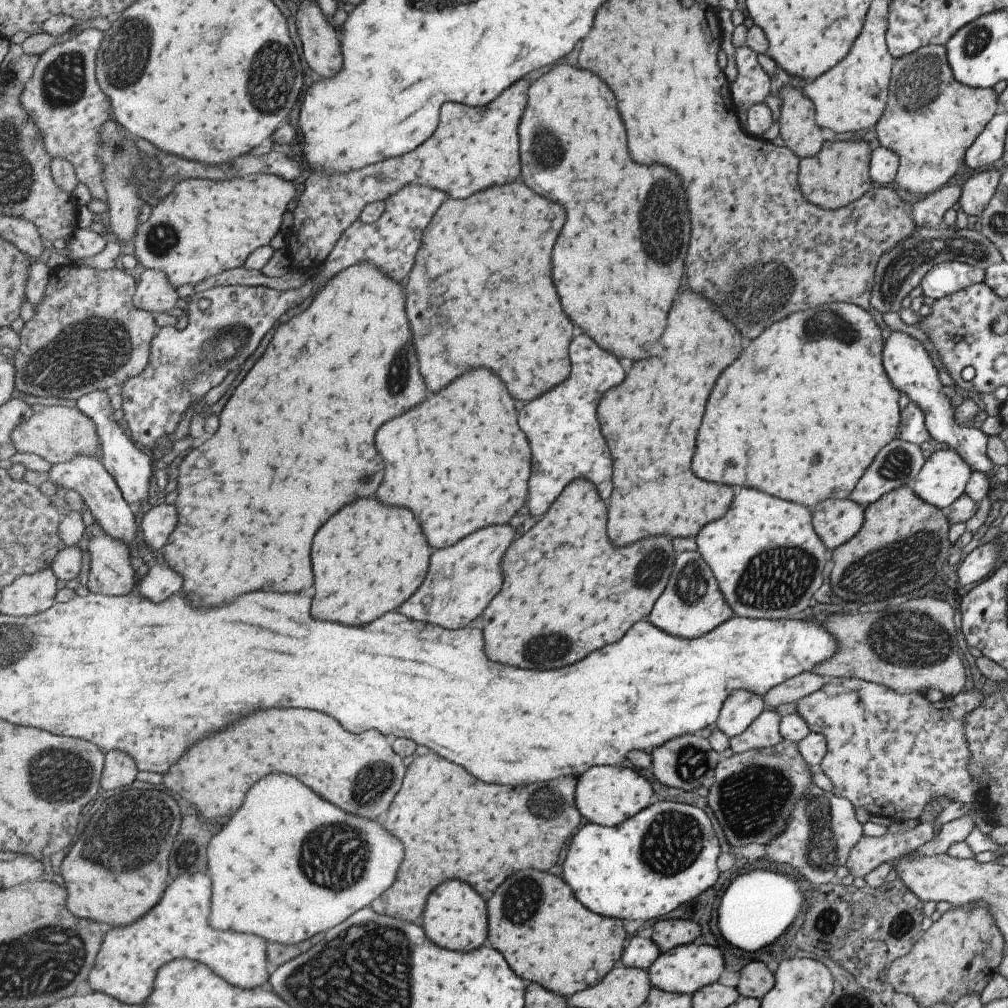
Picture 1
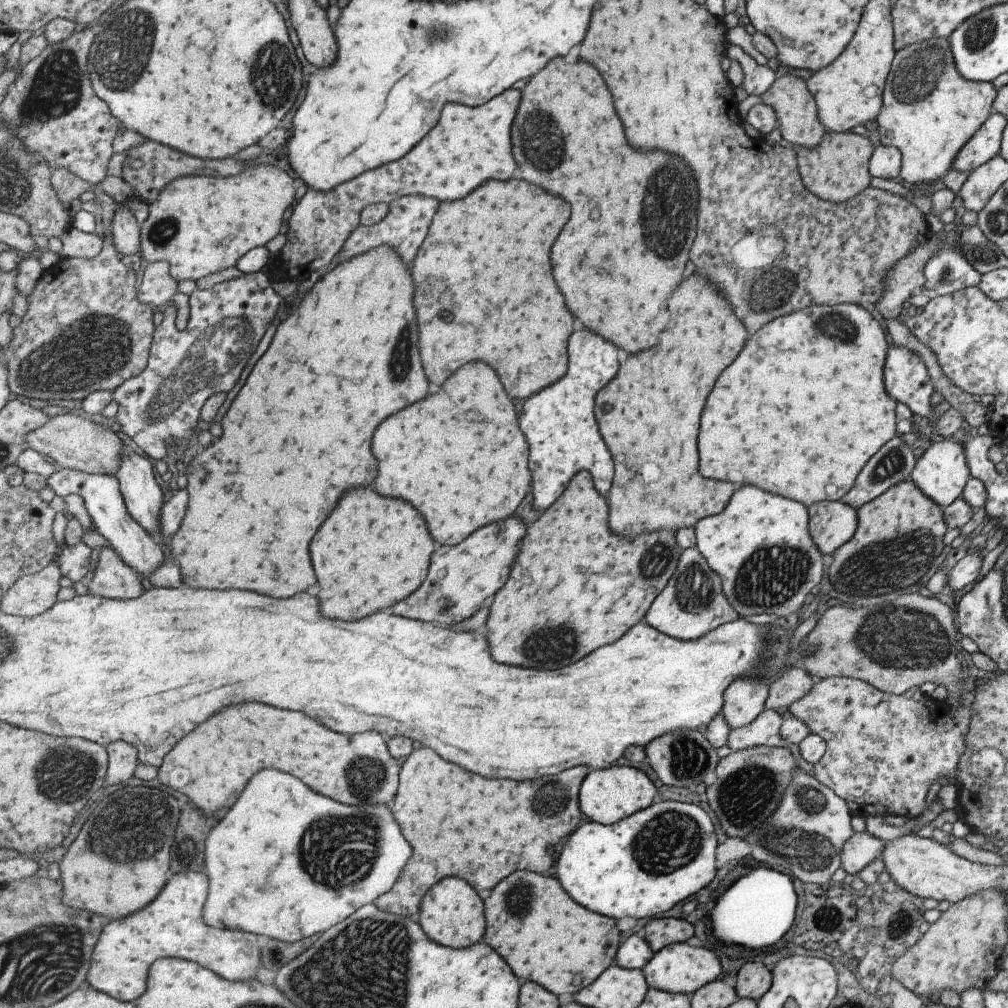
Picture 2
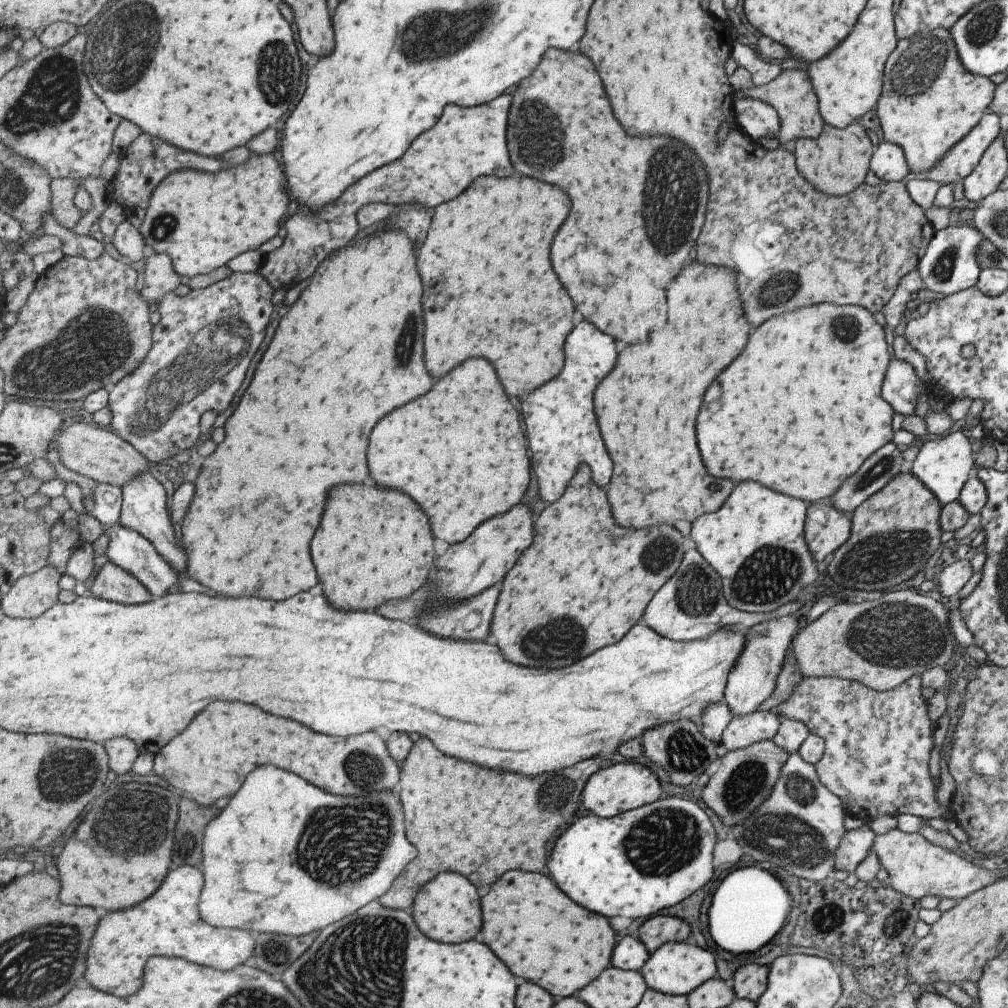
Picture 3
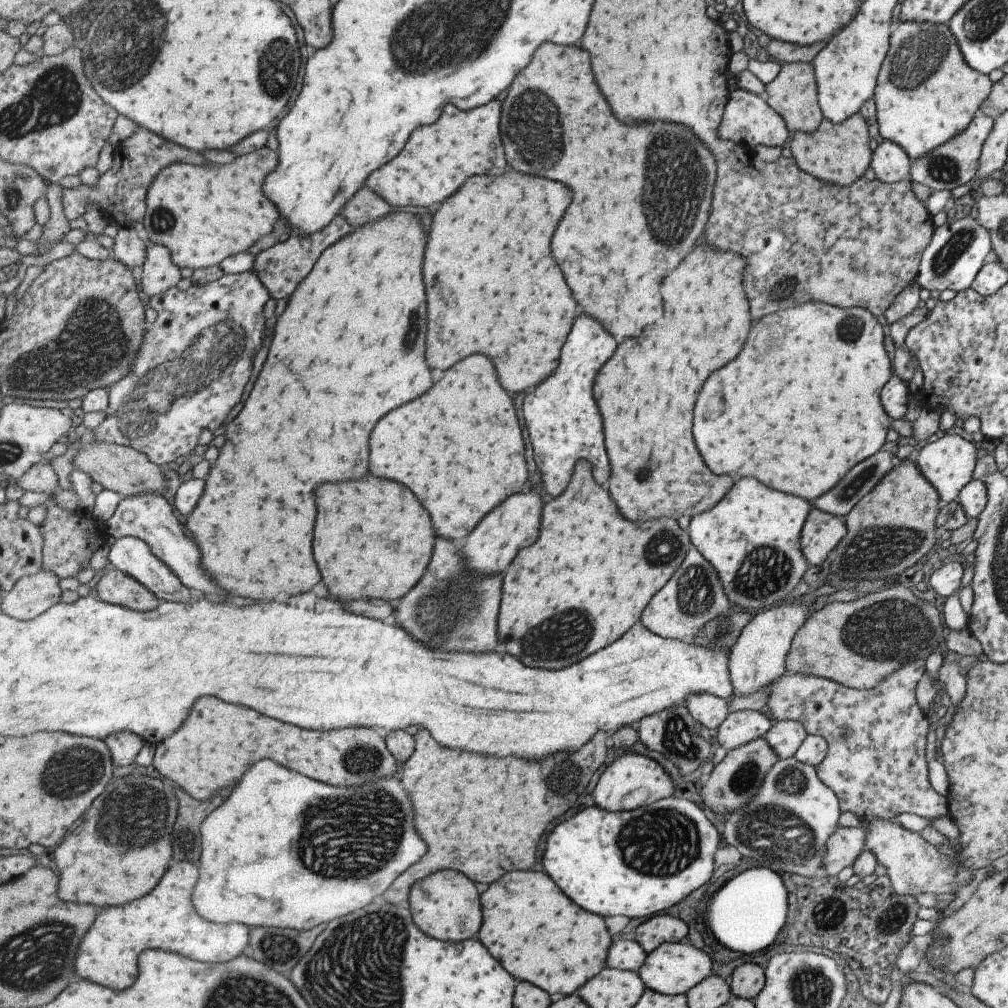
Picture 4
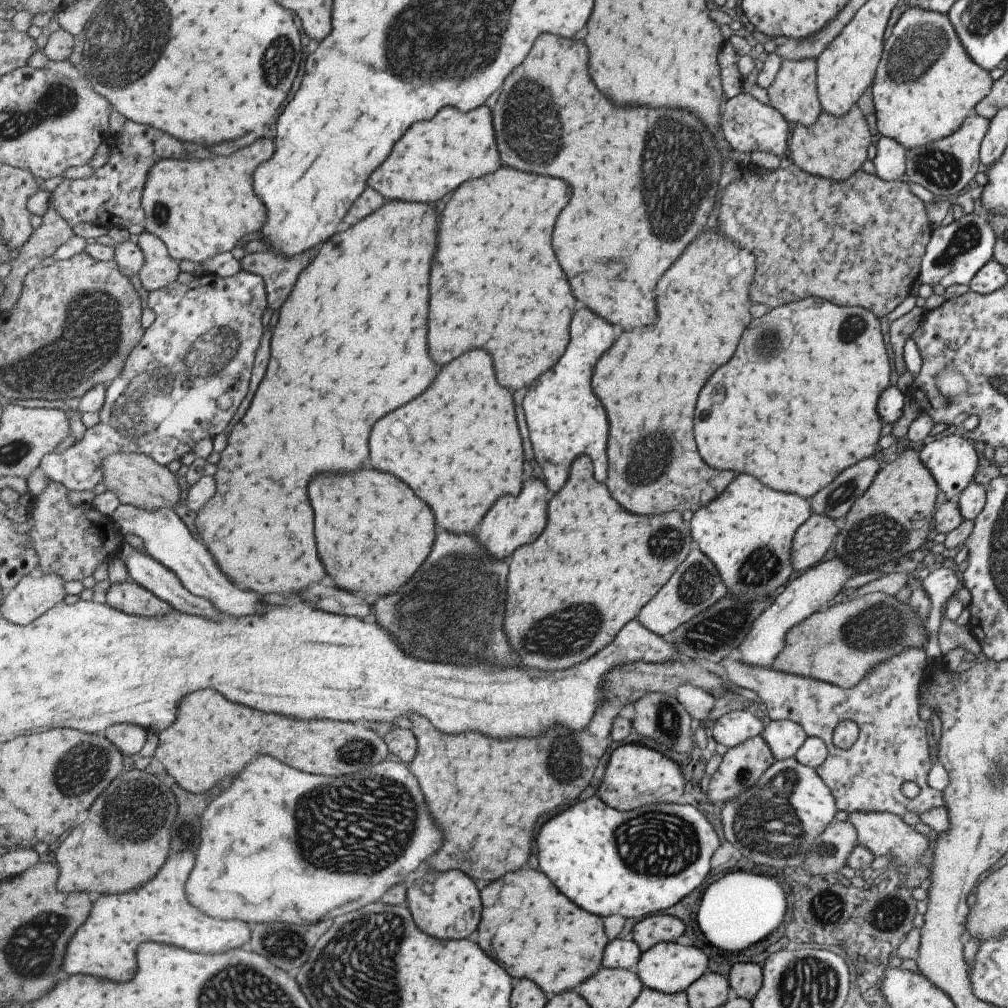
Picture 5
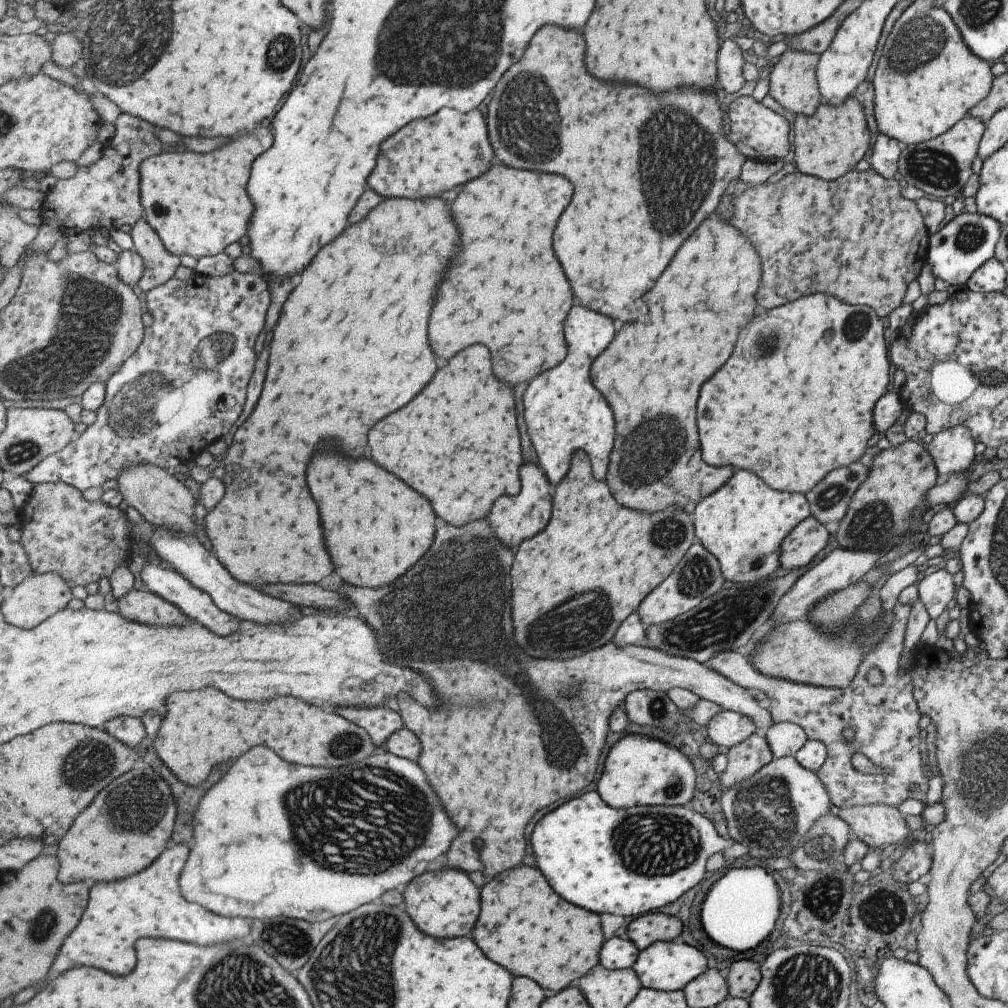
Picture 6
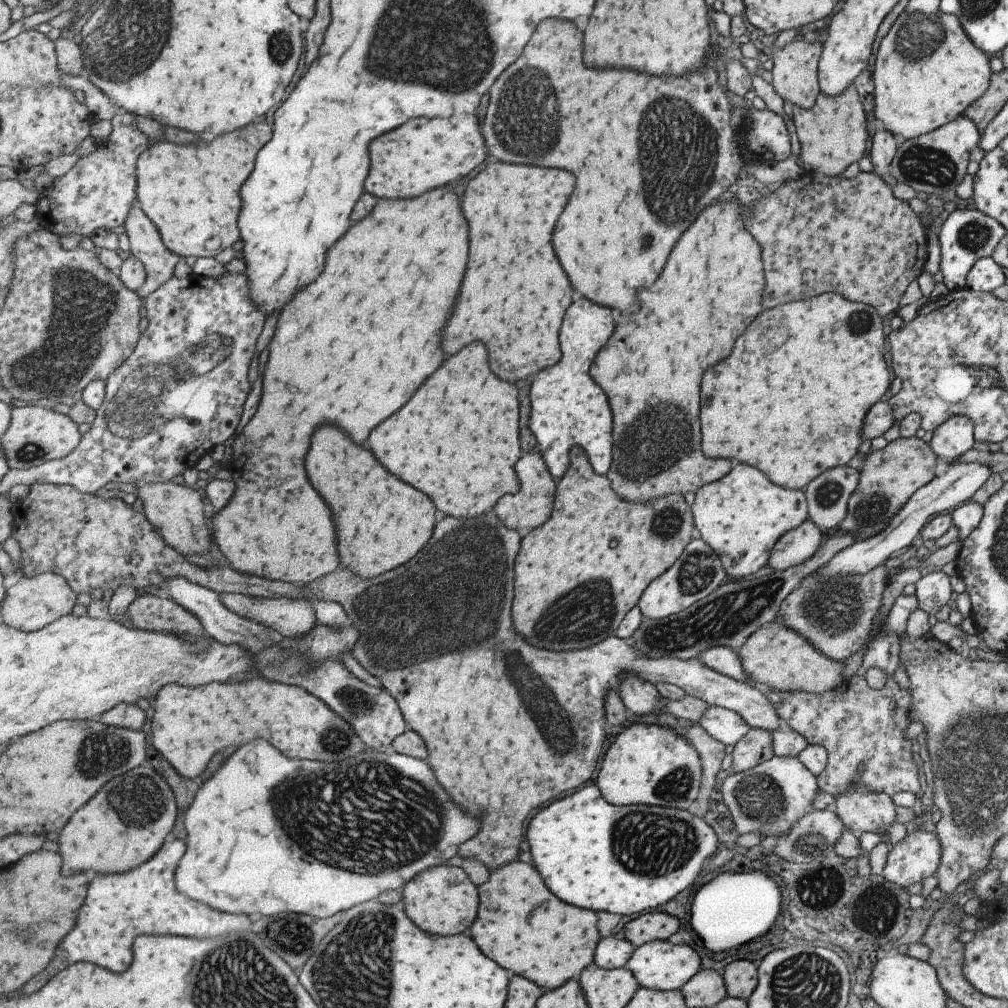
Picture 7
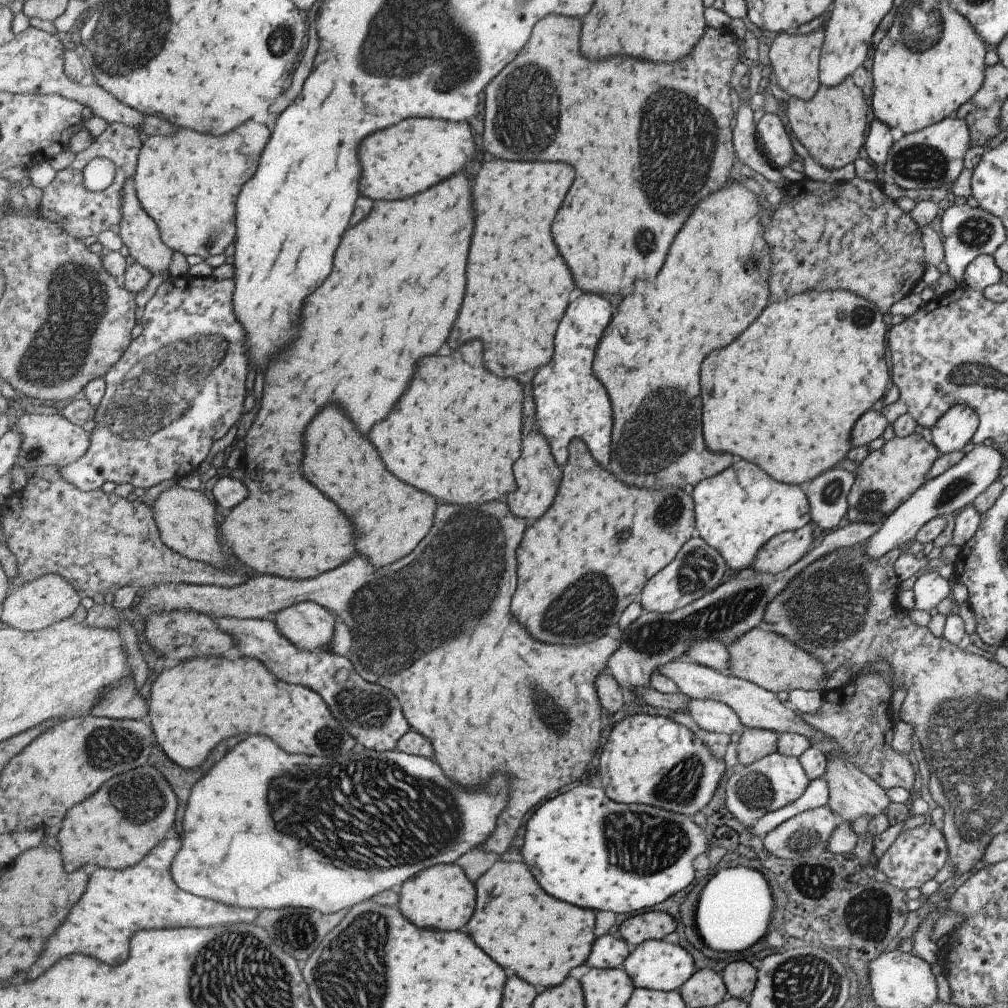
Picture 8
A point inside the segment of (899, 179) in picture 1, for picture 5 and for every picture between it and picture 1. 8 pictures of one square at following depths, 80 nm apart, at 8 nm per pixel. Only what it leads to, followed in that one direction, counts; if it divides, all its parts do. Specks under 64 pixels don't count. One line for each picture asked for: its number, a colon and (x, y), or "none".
2: (928, 111)
3: (928, 101)
4: (925, 93)
5: (924, 86)

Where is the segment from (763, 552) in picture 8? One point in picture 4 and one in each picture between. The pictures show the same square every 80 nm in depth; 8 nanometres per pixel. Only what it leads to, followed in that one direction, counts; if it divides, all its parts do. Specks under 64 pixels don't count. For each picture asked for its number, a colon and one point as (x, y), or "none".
4: (820, 532)
5: (812, 539)
6: (800, 547)
7: (794, 547)

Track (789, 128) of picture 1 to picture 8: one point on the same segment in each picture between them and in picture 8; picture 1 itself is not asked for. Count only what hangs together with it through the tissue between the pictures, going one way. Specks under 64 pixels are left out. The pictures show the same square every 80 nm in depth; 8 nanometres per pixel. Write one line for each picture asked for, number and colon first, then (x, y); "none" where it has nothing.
2: (796, 118)
3: (790, 93)
4: (791, 94)
5: (792, 93)
6: (792, 83)
7: (794, 74)
8: (794, 58)

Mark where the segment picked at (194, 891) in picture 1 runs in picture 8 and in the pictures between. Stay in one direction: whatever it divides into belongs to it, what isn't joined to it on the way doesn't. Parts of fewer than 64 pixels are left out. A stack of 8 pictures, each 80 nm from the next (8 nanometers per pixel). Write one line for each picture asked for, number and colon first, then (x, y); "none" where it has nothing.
2: (173, 926)
3: (169, 923)
4: (165, 918)
5: (107, 945)
6: (151, 905)
7: (122, 907)
8: (119, 903)

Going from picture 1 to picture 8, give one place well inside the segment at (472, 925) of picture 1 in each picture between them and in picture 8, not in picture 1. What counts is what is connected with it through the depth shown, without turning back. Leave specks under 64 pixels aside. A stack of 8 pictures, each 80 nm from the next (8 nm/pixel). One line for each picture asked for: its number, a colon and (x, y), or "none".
2: (453, 913)
3: (449, 909)
4: (448, 906)
5: (446, 904)
6: (445, 902)
7: (444, 900)
8: (442, 897)

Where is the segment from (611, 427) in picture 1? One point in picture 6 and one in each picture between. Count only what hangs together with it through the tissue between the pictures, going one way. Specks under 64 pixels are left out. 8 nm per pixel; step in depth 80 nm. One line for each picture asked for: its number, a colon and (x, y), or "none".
2: (658, 487)
3: (647, 407)
4: (647, 403)
5: (654, 463)
6: (704, 298)

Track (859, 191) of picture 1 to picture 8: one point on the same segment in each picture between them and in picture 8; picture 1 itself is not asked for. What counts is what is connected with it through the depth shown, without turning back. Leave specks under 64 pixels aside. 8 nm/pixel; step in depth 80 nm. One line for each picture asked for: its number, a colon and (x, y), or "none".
2: (836, 168)
3: (835, 162)
4: (838, 153)
5: (834, 148)
6: (829, 143)
7: (832, 134)
8: (831, 126)

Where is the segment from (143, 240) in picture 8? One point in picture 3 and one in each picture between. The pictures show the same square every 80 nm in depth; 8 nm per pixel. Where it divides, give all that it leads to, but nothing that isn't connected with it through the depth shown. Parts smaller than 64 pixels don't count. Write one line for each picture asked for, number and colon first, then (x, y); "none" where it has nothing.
3: (161, 278)
4: (160, 273)
5: (160, 270)
6: (161, 265)
7: (146, 244)

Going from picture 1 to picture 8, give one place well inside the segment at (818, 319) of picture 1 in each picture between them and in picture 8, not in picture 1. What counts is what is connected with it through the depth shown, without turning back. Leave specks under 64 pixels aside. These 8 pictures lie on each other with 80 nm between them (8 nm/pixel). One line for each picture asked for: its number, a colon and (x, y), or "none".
2: (802, 408)
3: (799, 410)
4: (799, 406)
5: (795, 406)
6: (800, 397)
7: (789, 399)
8: (796, 379)

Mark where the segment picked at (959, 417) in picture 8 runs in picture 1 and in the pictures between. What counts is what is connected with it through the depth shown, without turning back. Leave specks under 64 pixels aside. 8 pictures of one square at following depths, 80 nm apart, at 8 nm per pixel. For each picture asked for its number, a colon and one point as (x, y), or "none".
1: (942, 477)
2: (941, 471)
3: (943, 465)
4: (947, 463)
5: (951, 460)
6: (951, 451)
7: (951, 439)

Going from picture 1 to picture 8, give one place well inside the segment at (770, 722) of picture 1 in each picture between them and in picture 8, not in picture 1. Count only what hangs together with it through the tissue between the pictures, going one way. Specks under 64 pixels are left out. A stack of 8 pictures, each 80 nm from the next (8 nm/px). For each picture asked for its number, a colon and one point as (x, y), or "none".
2: (763, 730)
3: (740, 731)
4: (741, 726)
5: (731, 729)
6: (727, 728)
7: (727, 727)
8: (711, 716)

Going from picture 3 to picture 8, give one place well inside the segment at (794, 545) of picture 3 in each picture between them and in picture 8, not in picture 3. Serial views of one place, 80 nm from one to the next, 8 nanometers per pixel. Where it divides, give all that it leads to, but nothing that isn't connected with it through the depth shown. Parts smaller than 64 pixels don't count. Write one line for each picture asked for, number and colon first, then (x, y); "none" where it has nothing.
4: (750, 537)
5: (747, 532)
6: (742, 524)
7: (740, 517)
8: (736, 511)

